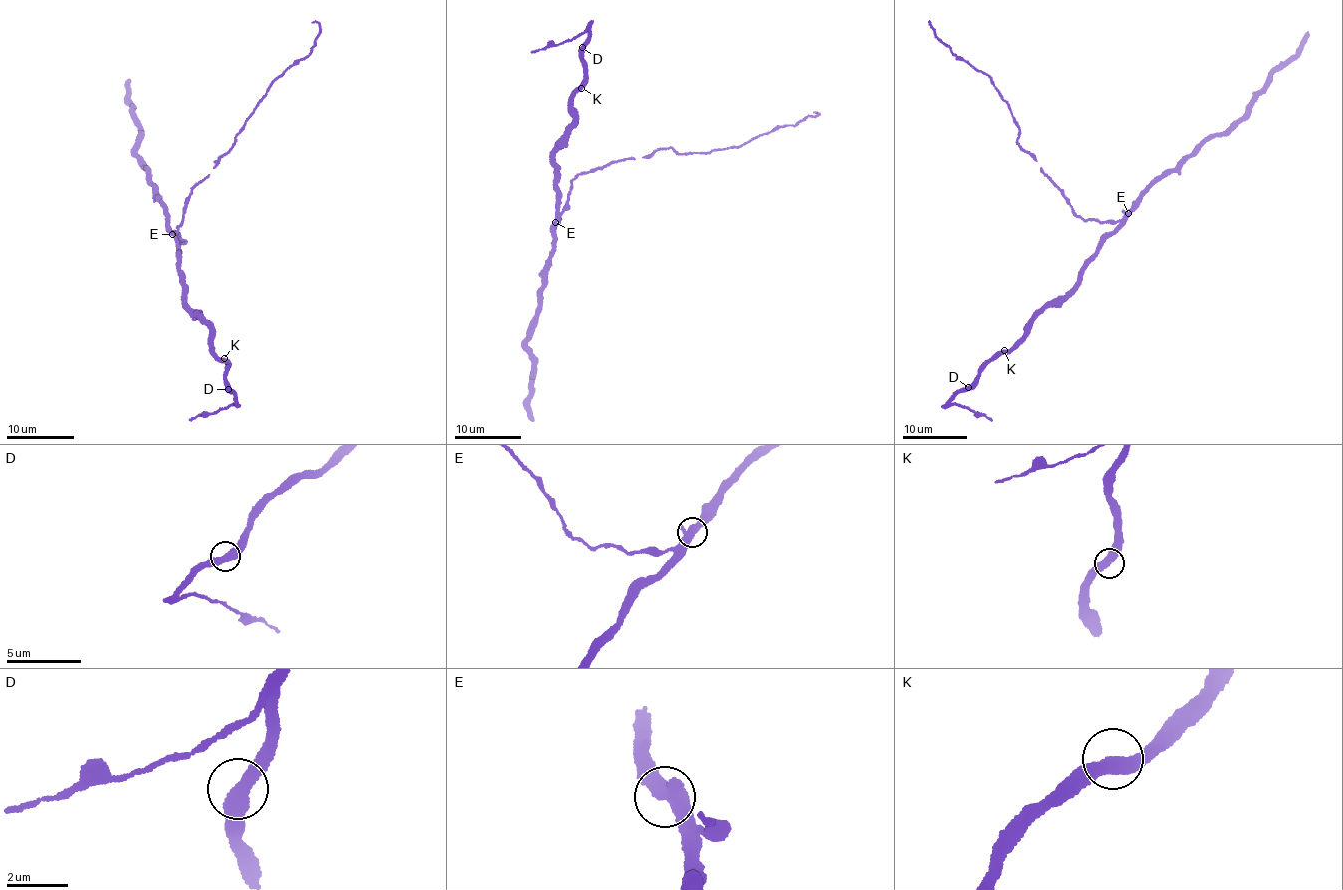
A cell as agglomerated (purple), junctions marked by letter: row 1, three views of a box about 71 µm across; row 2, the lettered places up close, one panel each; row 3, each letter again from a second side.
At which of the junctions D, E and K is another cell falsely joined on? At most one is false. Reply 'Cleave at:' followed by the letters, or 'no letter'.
Cleave at: no letter

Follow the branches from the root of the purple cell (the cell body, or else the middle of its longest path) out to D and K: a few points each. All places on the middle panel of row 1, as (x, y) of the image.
D: (558, 212), (554, 184), (557, 172), (551, 164), (573, 119), (569, 107), (584, 77), (578, 55), (582, 47)
K: (558, 212), (554, 184), (557, 172), (551, 164), (571, 125), (569, 107), (581, 88)

